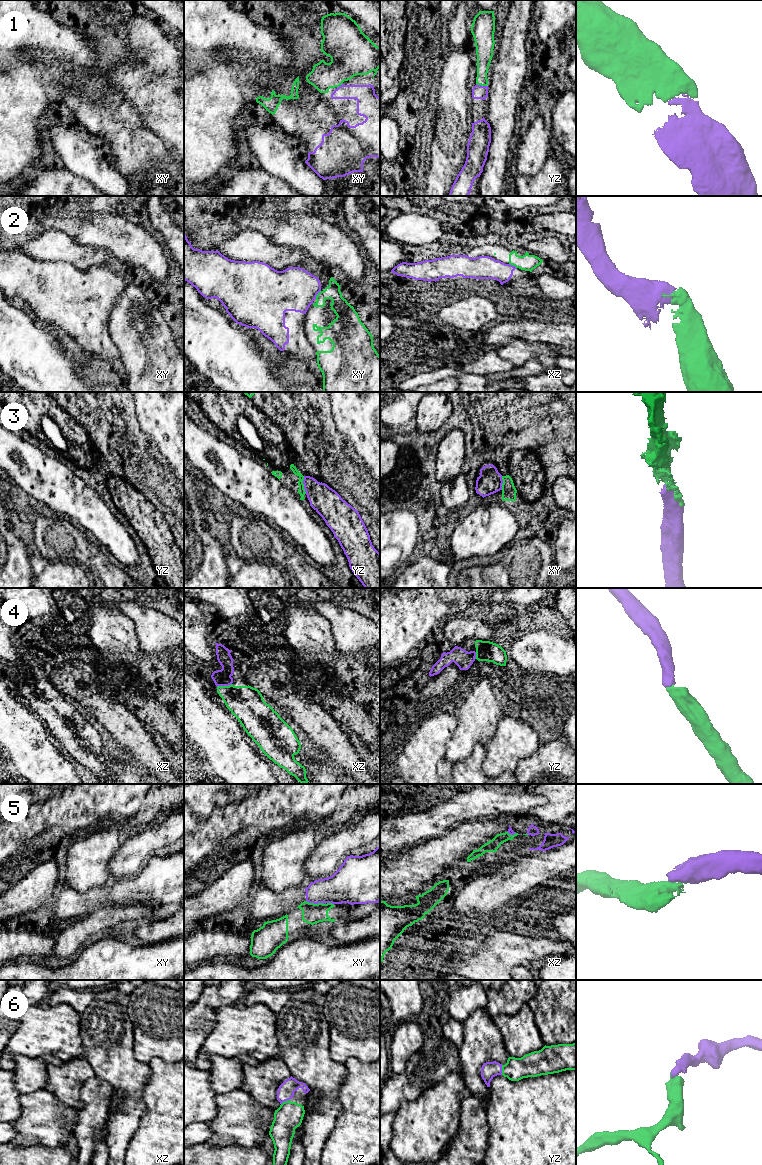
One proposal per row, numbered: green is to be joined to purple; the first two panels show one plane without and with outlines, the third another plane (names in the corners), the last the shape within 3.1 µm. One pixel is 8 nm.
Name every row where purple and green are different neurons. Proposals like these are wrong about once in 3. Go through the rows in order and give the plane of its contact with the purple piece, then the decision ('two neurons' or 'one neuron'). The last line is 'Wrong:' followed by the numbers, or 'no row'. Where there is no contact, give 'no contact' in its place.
1: yz | one neuron
2: xy | two neurons
3: yz | two neurons
4: xz | one neuron
5: xy | two neurons
6: yz | one neuron
Wrong: 2, 3, 5

